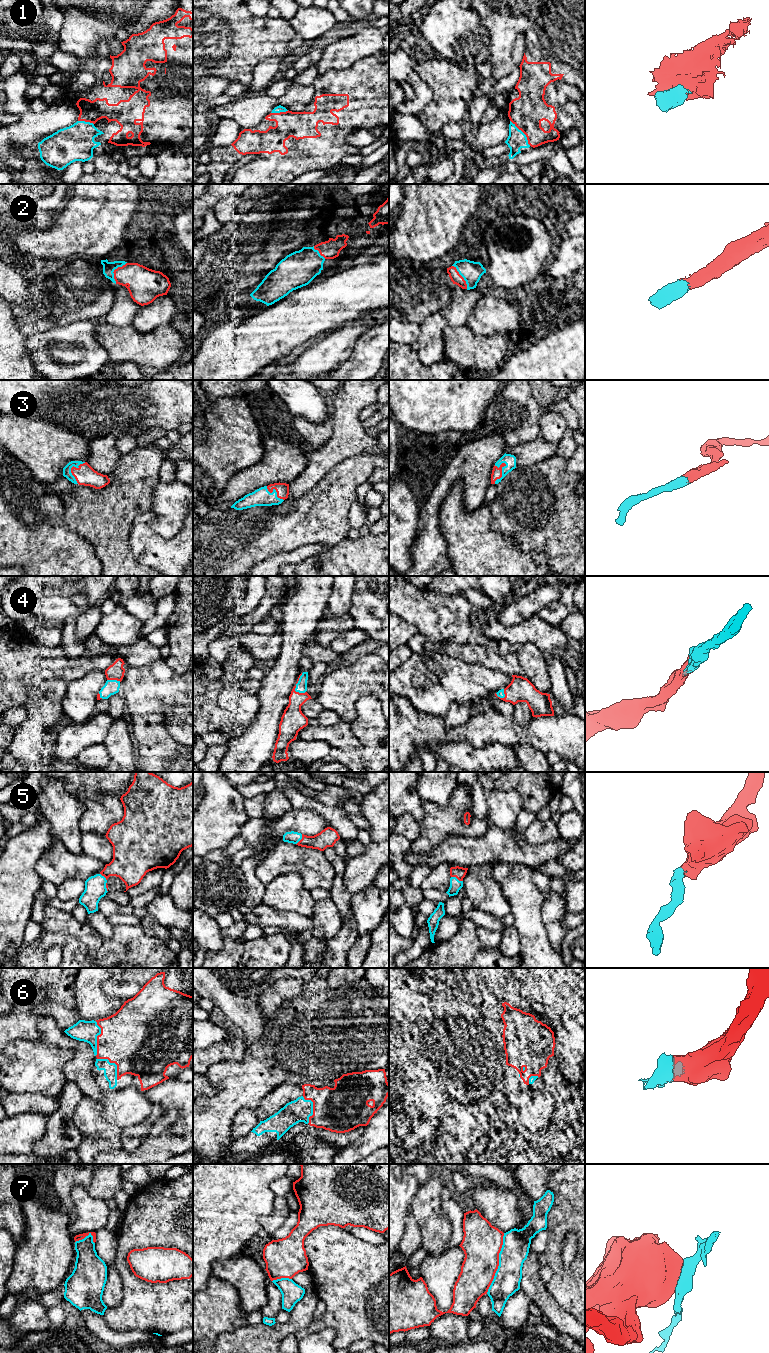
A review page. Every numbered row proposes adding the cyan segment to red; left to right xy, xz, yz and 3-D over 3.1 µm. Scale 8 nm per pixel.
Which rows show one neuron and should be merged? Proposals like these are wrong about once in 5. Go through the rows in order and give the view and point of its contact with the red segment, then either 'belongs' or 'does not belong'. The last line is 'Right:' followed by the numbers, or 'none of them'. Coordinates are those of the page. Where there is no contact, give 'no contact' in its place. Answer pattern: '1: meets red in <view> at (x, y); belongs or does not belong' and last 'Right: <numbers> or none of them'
1: meets red in yz at (523, 132); belongs
2: meets red in xy at (114, 271); belongs
3: meets red in yz at (501, 473); belongs
4: meets red in xz at (296, 683); belongs
5: meets red in yz at (457, 878); belongs
6: meets red in xy at (97, 1038); belongs
7: meets red in yz at (498, 1263); does not belong
Right: 1, 2, 3, 4, 5, 6

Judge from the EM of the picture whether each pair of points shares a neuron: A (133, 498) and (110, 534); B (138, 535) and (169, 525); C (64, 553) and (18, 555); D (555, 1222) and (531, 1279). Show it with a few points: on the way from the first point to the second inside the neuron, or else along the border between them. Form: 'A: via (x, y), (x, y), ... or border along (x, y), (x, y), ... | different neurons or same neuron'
A: via (124, 507), (110, 521), (110, 525) | same neuron
B: border along (150, 512), (157, 533), (177, 533) | different neurons
C: via (53, 553), (29, 553) | same neuron
D: border along (538, 1253), (538, 1261), (541, 1264) | different neurons

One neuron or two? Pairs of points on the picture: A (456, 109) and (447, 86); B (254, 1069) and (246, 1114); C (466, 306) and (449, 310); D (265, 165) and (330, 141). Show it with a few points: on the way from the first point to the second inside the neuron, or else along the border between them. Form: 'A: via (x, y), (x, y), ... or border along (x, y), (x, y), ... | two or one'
A: via (452, 103), (452, 92) | one
B: border along (252, 1108), (241, 1108), (234, 1116), (231, 1125) | two
C: via (462, 306), (458, 310), (453, 310) | one
D: via (281, 165), (289, 165), (314, 141) | one

